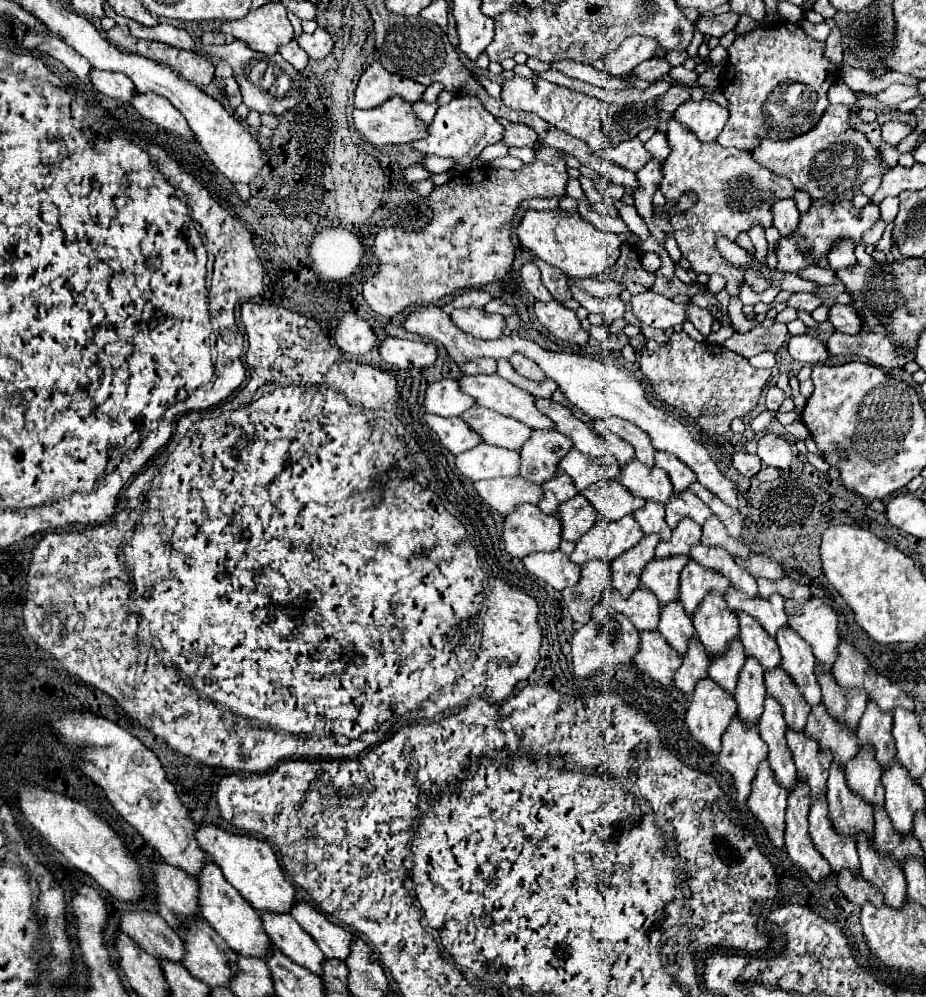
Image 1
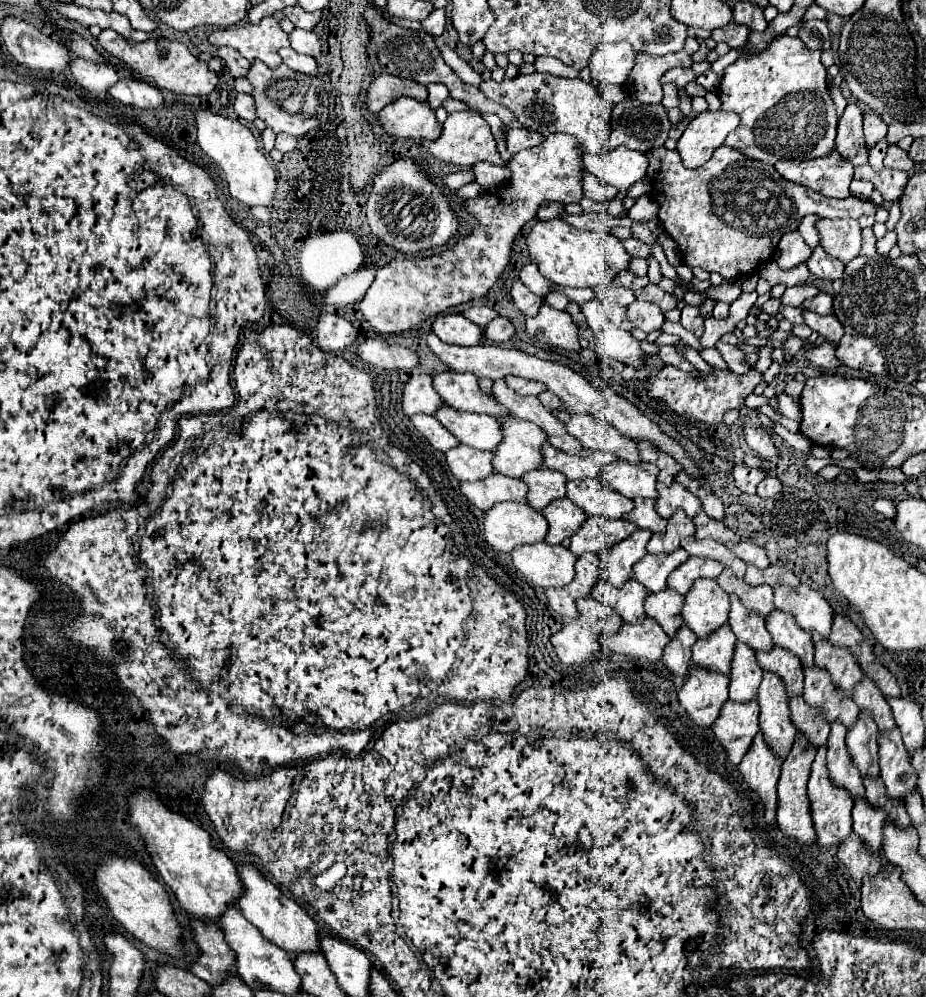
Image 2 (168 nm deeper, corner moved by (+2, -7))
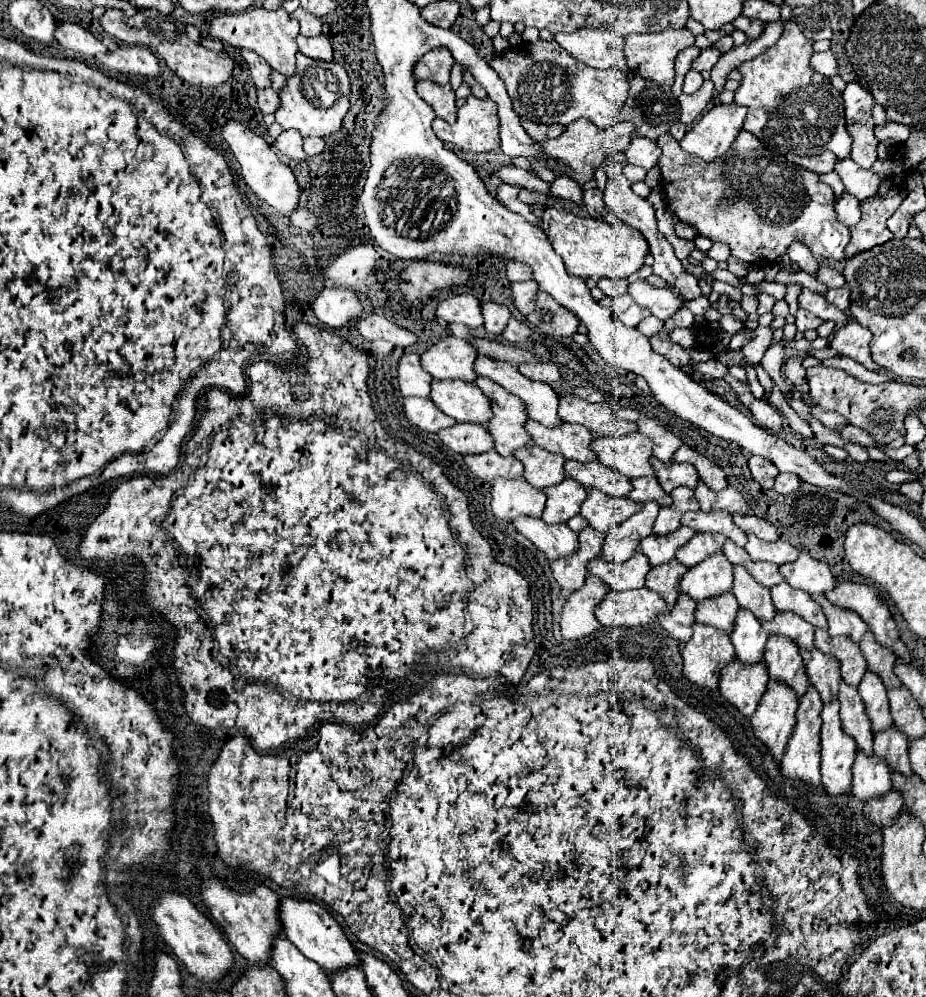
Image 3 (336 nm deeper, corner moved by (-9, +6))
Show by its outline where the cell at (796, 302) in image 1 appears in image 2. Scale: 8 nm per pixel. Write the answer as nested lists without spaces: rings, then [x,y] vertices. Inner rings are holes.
[[[818,293],[810,301],[806,301],[802,307],[808,311],[814,311],[814,313],[820,313],[820,315],[830,315],[832,313],[832,297],[826,293]]]

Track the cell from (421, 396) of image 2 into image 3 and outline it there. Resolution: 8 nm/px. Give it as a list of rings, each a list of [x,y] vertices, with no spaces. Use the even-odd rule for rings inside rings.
[[[403,354],[397,364],[397,382],[403,396],[429,396],[431,376],[421,368],[419,354]]]

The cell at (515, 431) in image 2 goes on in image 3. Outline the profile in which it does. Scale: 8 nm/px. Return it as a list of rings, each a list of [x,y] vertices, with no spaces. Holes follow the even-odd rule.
[[[477,378],[475,384],[491,400],[493,418],[487,422],[487,430],[495,440],[495,450],[501,456],[509,456],[517,448],[527,446],[531,440],[529,434],[525,434],[525,420],[529,418],[521,412],[521,400],[491,380]]]

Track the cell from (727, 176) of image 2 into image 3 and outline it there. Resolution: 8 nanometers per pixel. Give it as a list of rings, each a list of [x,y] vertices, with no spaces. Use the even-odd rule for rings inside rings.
[[[741,130],[737,136],[737,152],[733,150],[731,158],[721,158],[715,162],[705,162],[693,154],[687,154],[679,148],[679,142],[671,136],[659,136],[657,144],[663,154],[659,158],[661,180],[665,196],[669,198],[671,212],[685,224],[695,226],[701,236],[707,236],[713,242],[725,242],[731,246],[731,254],[747,264],[771,264],[781,258],[791,242],[803,242],[813,256],[822,256],[829,260],[843,260],[843,250],[850,241],[847,227],[837,219],[833,190],[813,174],[797,164],[785,162],[783,156],[769,152],[753,134]]]

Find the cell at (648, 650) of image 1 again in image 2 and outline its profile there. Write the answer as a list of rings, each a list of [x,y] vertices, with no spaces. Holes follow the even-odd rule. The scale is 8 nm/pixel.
[[[650,617],[638,625],[624,623],[614,637],[602,637],[602,645],[606,645],[606,649],[624,653],[628,657],[646,659],[650,663],[658,663],[662,659],[668,643],[670,637],[666,637],[660,625]]]

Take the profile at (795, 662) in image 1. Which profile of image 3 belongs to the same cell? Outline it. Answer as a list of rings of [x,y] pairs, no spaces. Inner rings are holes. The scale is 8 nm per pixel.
[[[781,582],[771,588],[771,598],[773,598],[773,604],[779,612],[789,610],[789,612],[799,614],[801,618],[805,618],[813,626],[827,628],[825,614],[821,612],[821,606],[817,602],[813,602],[813,598],[807,592],[789,588],[789,584]]]

